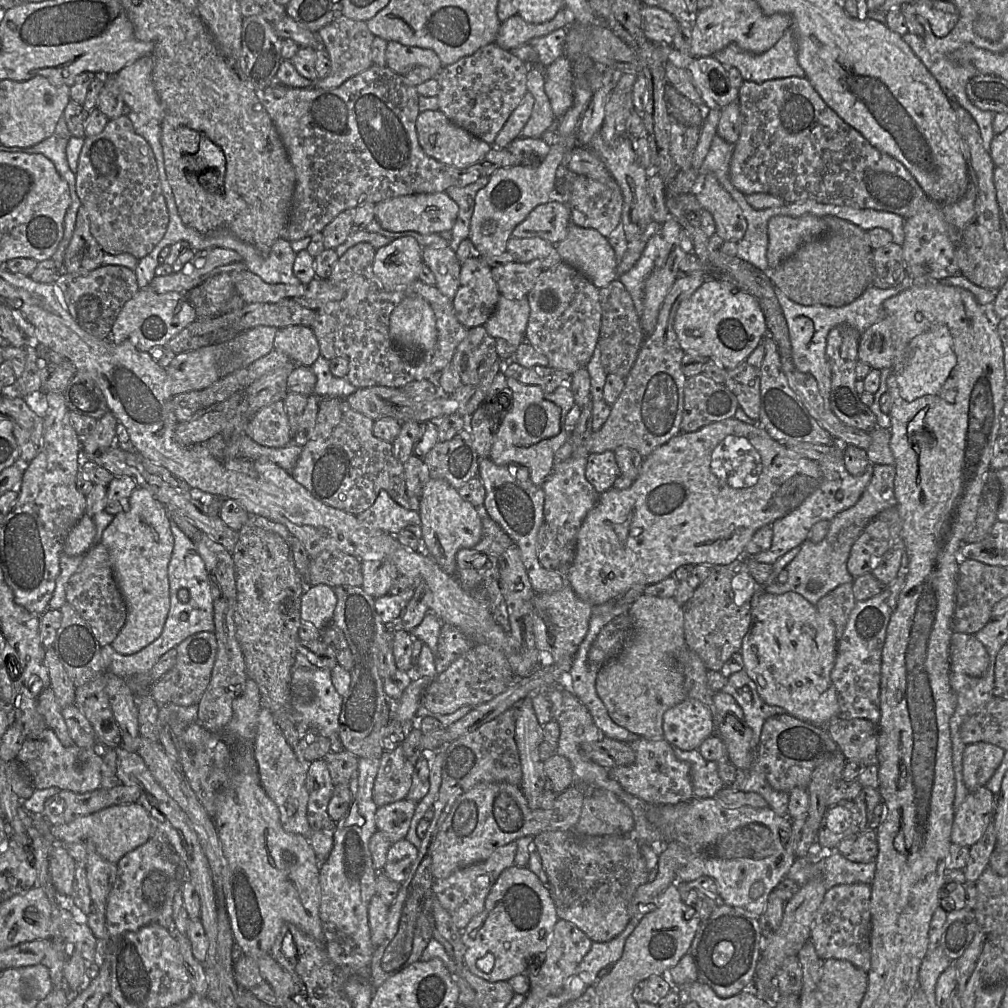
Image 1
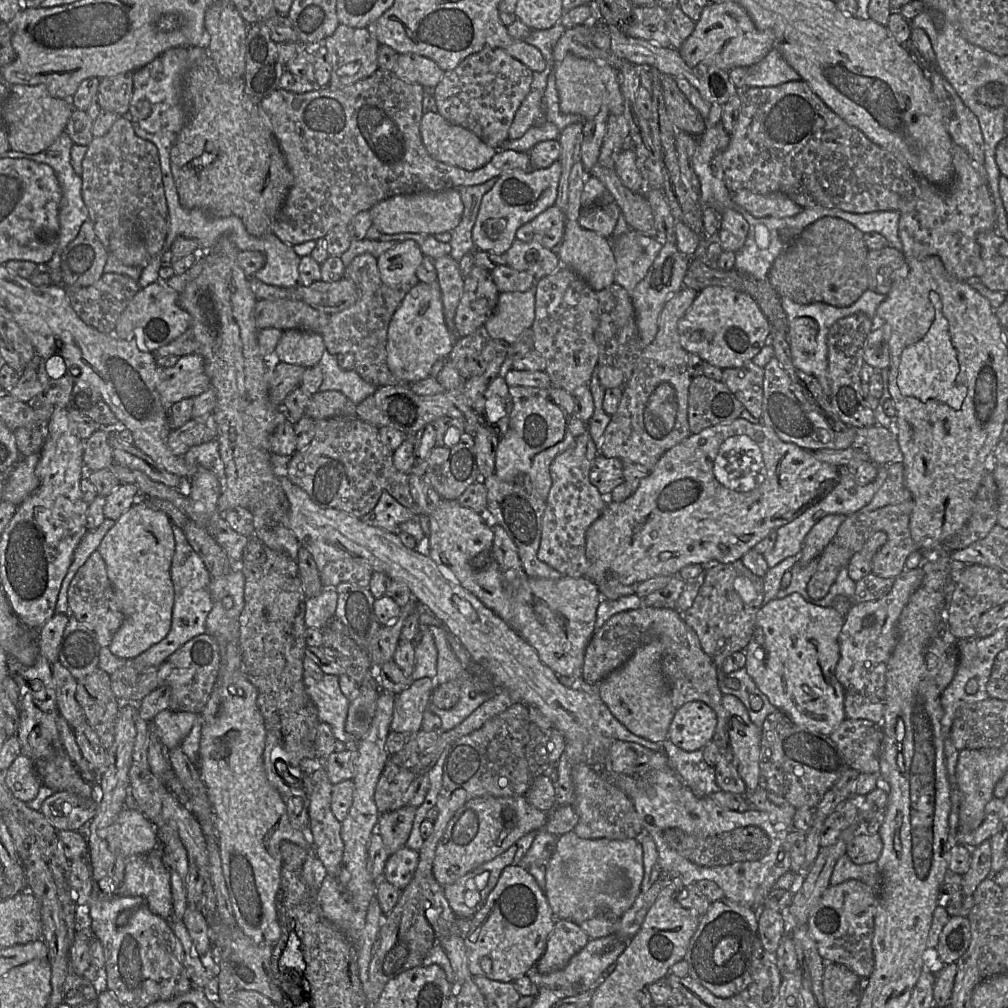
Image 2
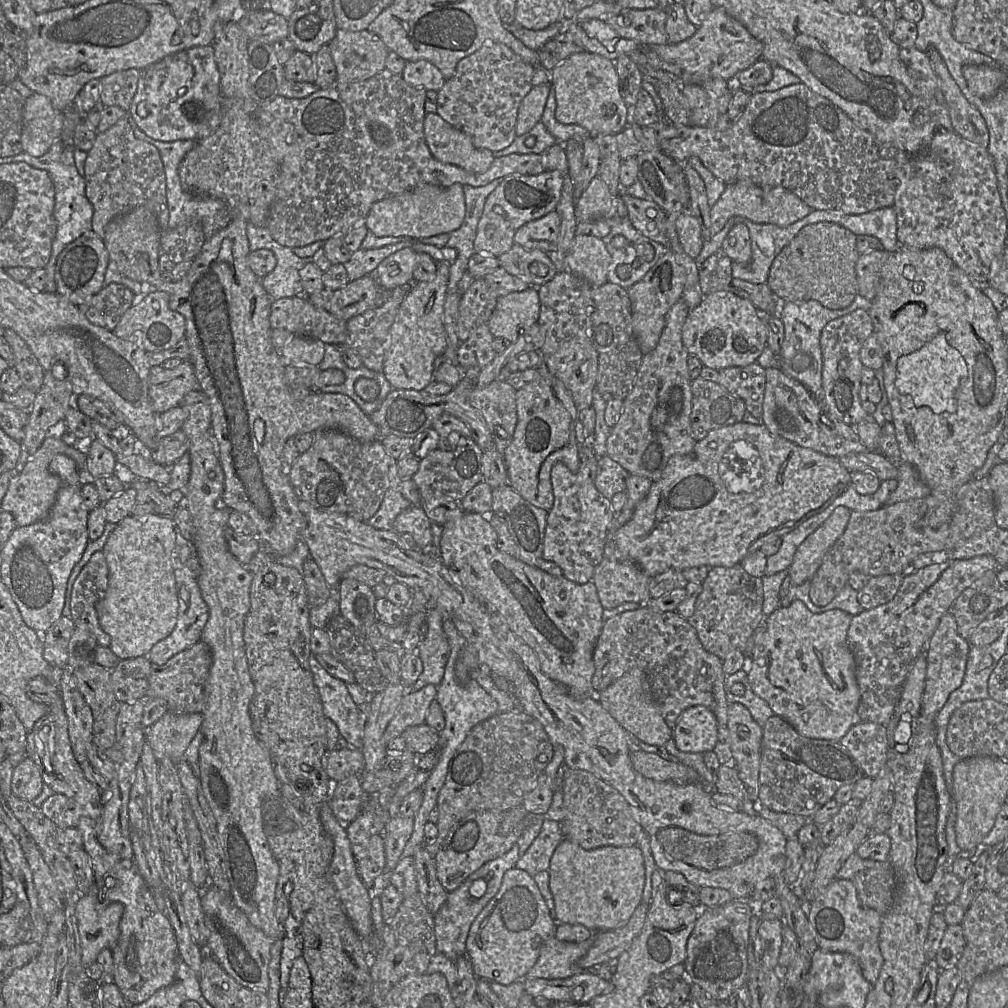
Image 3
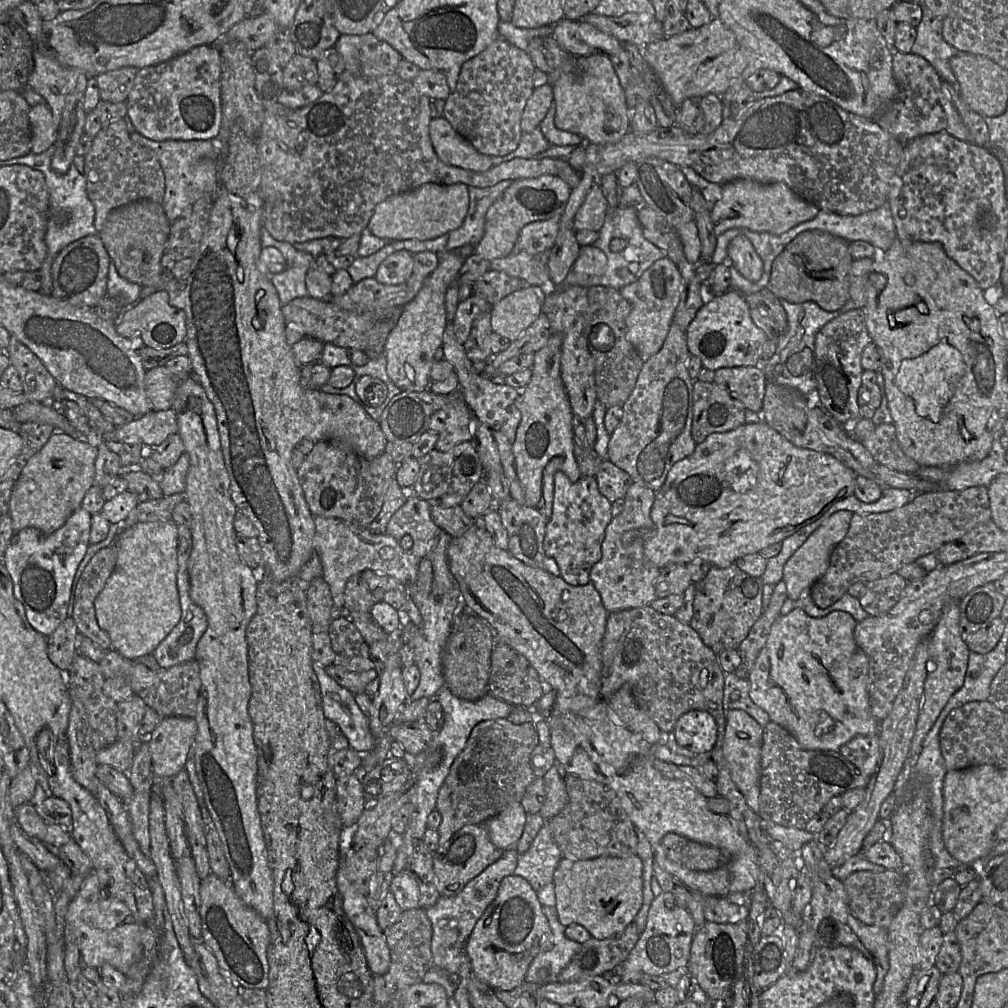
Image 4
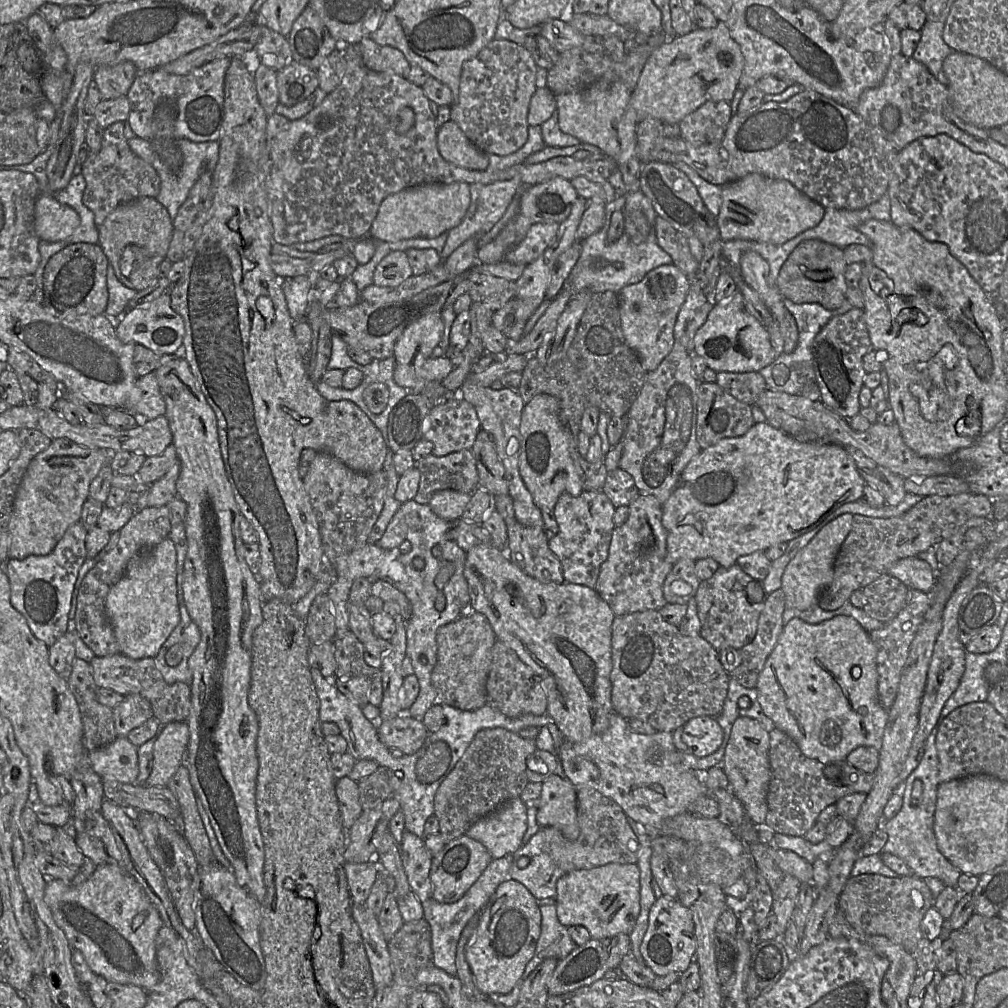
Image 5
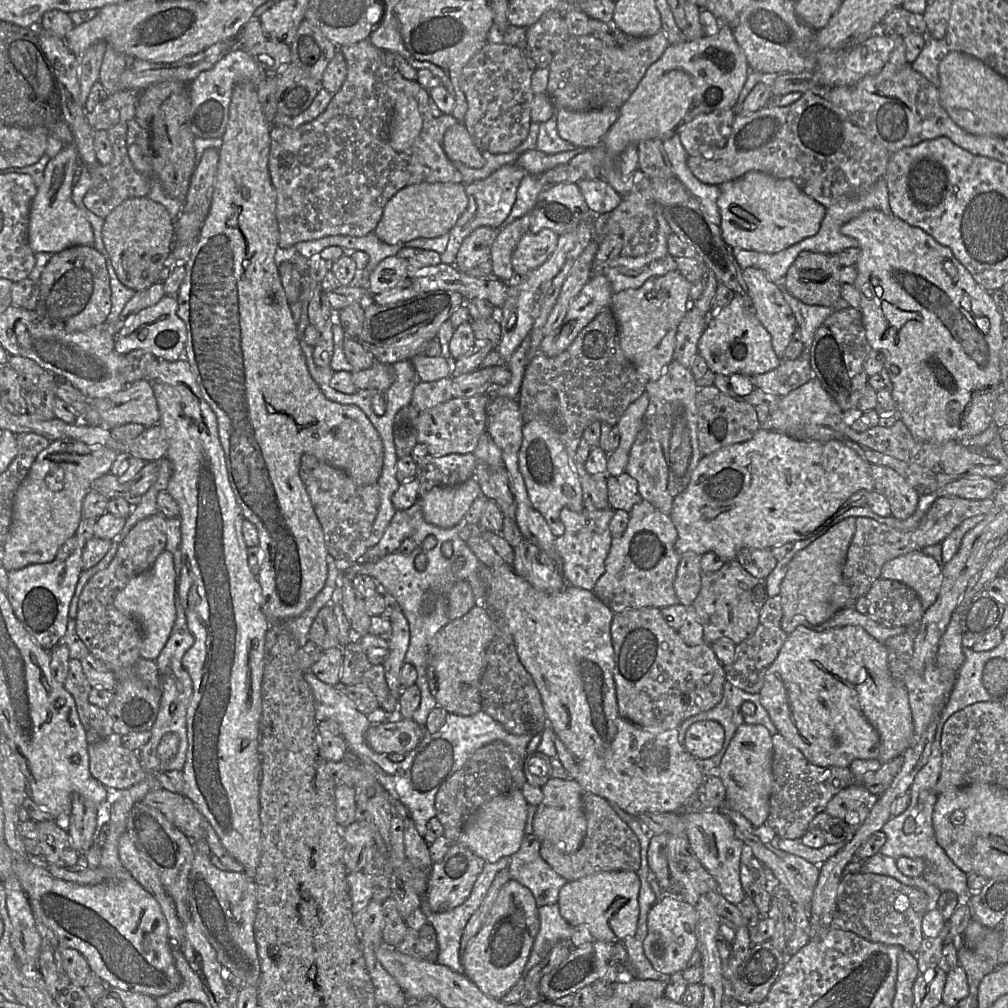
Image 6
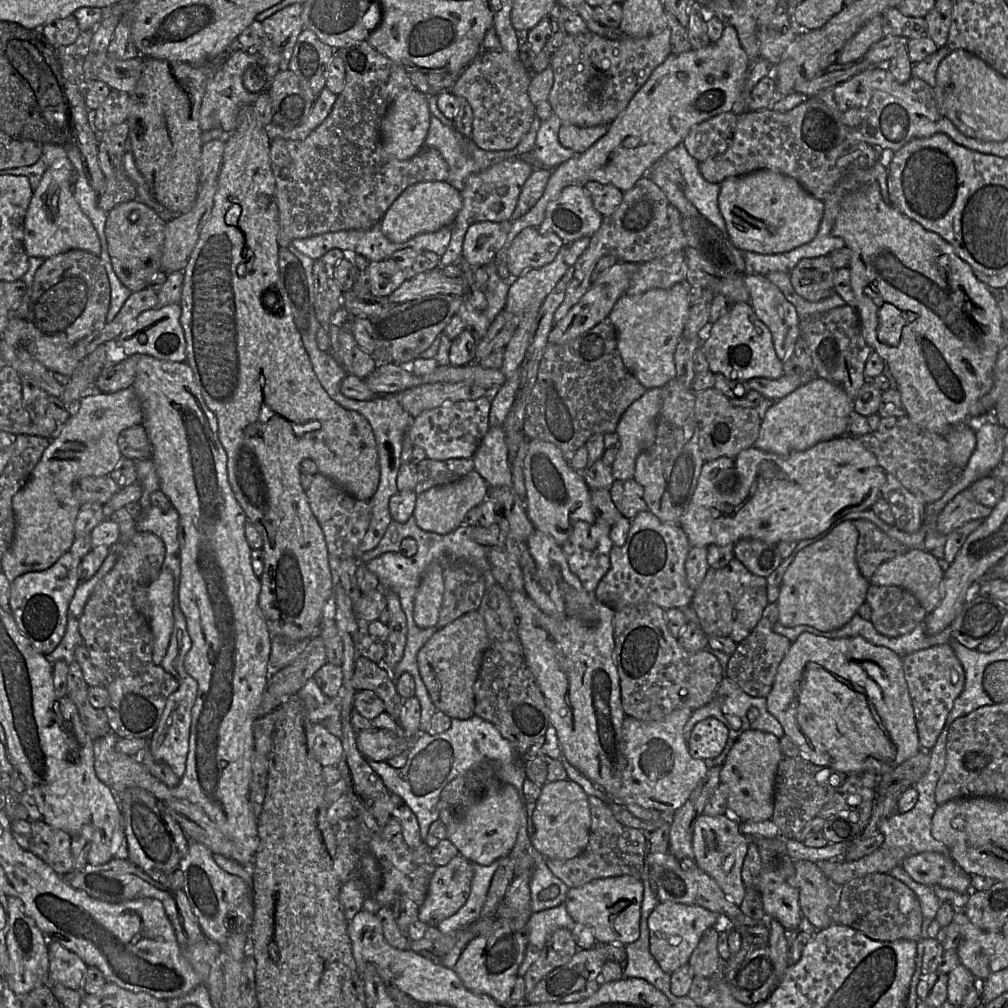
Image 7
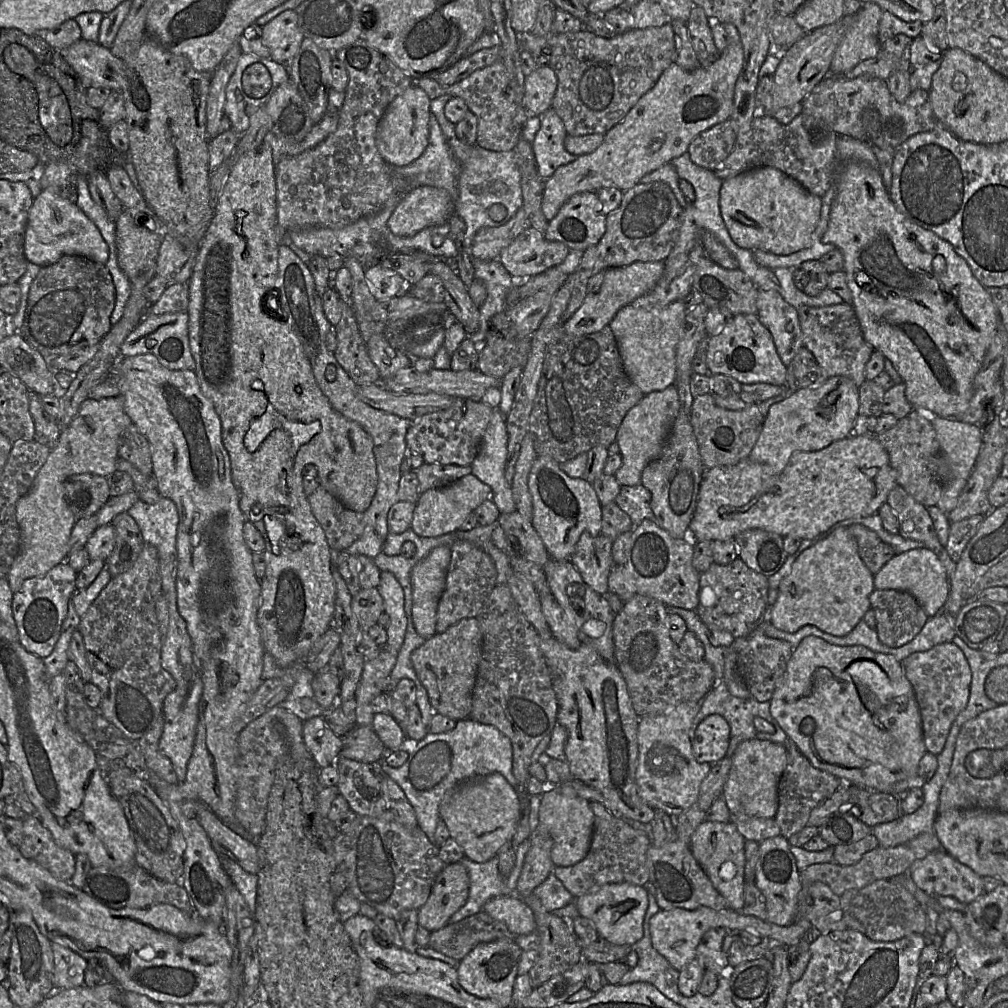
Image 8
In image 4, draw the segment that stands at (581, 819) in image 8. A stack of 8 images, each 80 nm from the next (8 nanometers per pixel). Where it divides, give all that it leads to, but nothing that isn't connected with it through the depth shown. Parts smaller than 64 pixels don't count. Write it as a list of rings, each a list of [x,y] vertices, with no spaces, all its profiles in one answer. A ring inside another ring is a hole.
[[[560,763],[552,766],[543,777],[546,800],[540,810],[540,815],[545,820],[550,820],[558,815],[566,807],[569,800],[564,778],[558,772],[558,764]]]

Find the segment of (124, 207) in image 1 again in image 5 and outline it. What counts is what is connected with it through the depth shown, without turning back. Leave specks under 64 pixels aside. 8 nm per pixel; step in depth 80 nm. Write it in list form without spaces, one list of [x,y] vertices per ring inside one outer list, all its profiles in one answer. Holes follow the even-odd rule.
[[[121,121],[105,128],[100,150],[90,152],[82,164],[82,175],[86,180],[83,203],[93,211],[97,227],[120,204],[141,197],[156,198],[160,191],[160,178],[156,170],[130,149],[124,128]]]

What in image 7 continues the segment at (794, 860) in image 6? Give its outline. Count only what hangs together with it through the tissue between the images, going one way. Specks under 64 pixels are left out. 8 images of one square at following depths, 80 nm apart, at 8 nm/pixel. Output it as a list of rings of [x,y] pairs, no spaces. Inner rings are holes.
[[[798,860],[794,863],[795,866],[795,887],[799,890],[799,904],[803,916],[810,922],[810,924],[816,930],[822,930],[829,927],[834,923],[833,914],[839,904],[840,901],[840,888],[837,889],[835,884],[826,878],[820,868],[811,861],[808,860]]]

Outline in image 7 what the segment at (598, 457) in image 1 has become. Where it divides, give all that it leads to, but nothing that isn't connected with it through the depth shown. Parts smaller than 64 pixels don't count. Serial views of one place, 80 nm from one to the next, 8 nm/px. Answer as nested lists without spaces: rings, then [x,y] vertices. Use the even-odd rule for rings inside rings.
[[[634,478],[615,479],[610,493],[616,508],[629,520],[633,520],[638,513],[648,510],[644,500],[644,488]]]

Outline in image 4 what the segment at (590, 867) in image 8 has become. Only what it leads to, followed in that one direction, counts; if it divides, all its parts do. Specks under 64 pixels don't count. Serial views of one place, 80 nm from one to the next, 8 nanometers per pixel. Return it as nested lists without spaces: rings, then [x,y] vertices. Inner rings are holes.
[[[566,774],[564,781],[568,803],[558,815],[547,820],[562,858],[589,860],[637,854],[637,828],[622,807],[617,794],[606,785],[572,774]]]

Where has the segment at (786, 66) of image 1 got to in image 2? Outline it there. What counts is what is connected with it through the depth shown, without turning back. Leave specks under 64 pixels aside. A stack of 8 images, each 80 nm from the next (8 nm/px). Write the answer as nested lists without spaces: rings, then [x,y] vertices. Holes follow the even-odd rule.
[[[772,48],[764,59],[747,68],[745,83],[750,87],[771,87],[799,80],[800,75]]]

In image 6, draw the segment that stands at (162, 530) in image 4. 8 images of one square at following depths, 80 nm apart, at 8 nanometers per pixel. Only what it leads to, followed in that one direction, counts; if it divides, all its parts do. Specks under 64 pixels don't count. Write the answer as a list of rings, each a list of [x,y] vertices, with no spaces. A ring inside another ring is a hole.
[[[165,549],[148,570],[133,577],[114,598],[114,606],[140,624],[143,633],[140,654],[145,659],[156,660],[158,658],[175,623],[175,577],[173,555]]]

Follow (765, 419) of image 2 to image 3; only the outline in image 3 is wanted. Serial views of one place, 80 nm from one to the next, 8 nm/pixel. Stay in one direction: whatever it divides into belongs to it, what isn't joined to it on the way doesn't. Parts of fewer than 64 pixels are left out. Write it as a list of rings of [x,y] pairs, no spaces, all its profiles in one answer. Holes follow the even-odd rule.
[[[777,365],[765,369],[766,386],[761,418],[772,433],[835,458],[849,453],[869,451],[861,442],[855,426],[846,424],[831,415],[805,385],[785,374]]]

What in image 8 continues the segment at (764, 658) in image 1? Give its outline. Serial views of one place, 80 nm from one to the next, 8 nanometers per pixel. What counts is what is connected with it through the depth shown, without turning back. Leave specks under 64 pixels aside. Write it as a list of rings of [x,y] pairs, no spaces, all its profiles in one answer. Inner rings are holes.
[[[816,636],[805,637],[791,655],[786,671],[779,681],[779,686],[770,700],[770,711],[774,719],[777,720],[788,735],[789,740],[797,746],[814,767],[835,775],[842,779],[843,782],[865,789],[893,793],[893,787],[897,783],[905,781],[916,774],[919,762],[927,752],[919,707],[912,685],[905,675],[902,662],[898,661],[893,655],[874,652],[862,645],[837,646]]]

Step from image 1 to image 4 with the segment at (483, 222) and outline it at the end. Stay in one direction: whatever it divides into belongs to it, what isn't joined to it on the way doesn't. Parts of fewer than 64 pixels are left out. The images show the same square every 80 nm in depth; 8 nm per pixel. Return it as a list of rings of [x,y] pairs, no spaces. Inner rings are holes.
[[[558,175],[514,180],[488,209],[484,235],[475,248],[475,253],[489,261],[510,255],[525,225],[563,215],[571,191],[572,188]]]

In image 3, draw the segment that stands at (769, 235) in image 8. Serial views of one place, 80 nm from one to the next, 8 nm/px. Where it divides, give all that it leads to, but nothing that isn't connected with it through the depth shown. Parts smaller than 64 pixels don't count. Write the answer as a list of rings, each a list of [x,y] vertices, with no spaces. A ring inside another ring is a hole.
[[[737,181],[726,185],[721,197],[711,207],[711,236],[721,231],[732,217],[740,216],[755,223],[772,223],[785,227],[804,218],[812,210],[796,194],[782,186],[760,187],[750,181]]]

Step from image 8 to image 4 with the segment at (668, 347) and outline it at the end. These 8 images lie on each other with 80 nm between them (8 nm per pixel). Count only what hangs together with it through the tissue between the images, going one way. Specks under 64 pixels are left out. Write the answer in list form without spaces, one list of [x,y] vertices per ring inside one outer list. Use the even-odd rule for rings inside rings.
[[[666,256],[657,260],[637,281],[620,289],[621,295],[631,305],[626,319],[626,338],[643,361],[661,349],[680,302],[682,285],[678,264]]]

